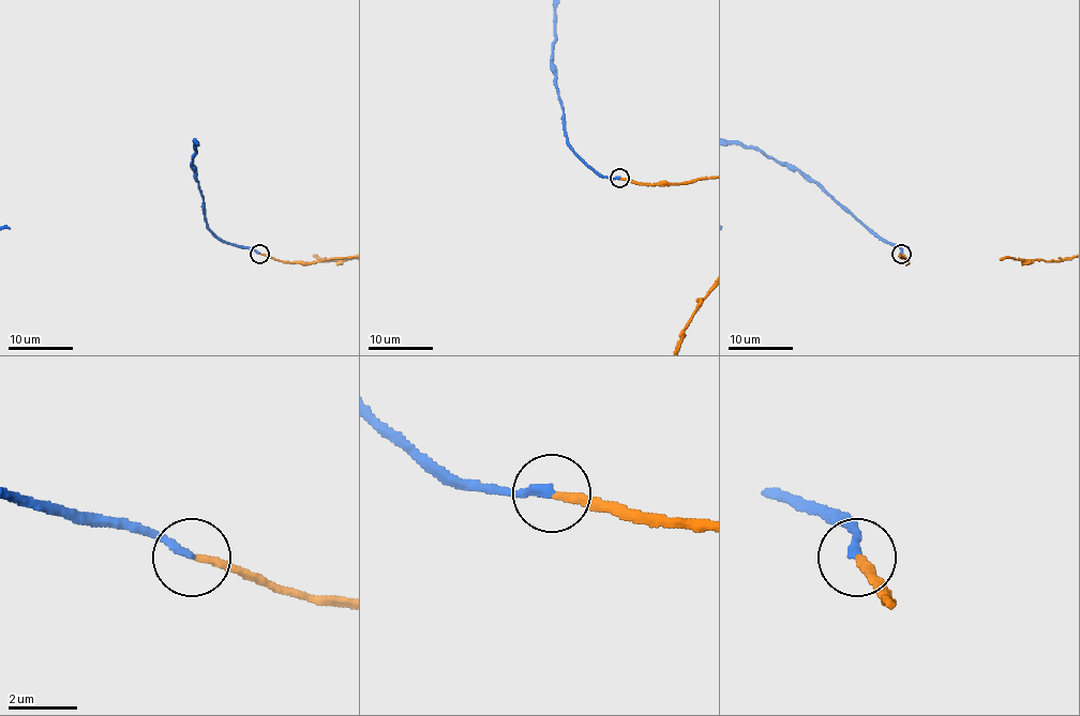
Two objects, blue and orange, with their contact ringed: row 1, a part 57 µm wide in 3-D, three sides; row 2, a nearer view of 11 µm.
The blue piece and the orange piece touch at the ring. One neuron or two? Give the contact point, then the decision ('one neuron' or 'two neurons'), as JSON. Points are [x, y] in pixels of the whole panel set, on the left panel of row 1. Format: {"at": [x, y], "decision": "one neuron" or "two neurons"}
{"at": [259, 254], "decision": "one neuron"}

